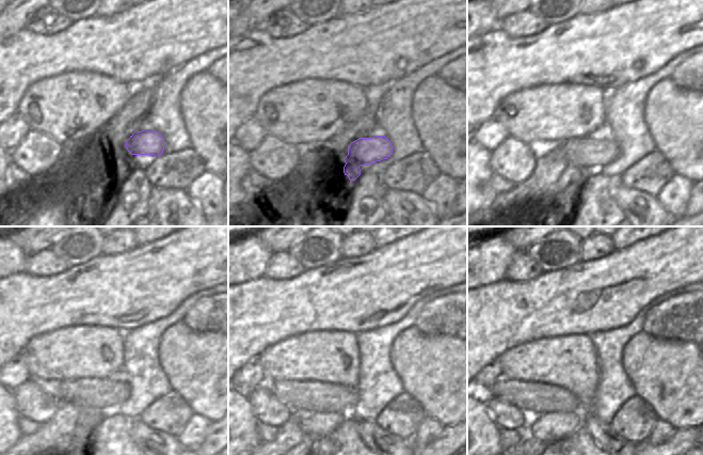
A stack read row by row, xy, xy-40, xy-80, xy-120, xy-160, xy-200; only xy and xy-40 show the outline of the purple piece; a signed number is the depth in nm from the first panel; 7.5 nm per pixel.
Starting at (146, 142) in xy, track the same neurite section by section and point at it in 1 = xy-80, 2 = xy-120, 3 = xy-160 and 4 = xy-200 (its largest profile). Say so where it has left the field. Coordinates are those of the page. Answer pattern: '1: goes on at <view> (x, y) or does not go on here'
1: goes on at xy-80 (590, 154)
2: goes on at xy-120 (107, 394)
3: goes on at xy-160 (297, 395)
4: goes on at xy-200 (533, 397)

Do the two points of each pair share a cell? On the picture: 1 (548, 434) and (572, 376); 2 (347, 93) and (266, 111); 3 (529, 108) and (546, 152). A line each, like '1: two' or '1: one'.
1: two
2: one
3: two

